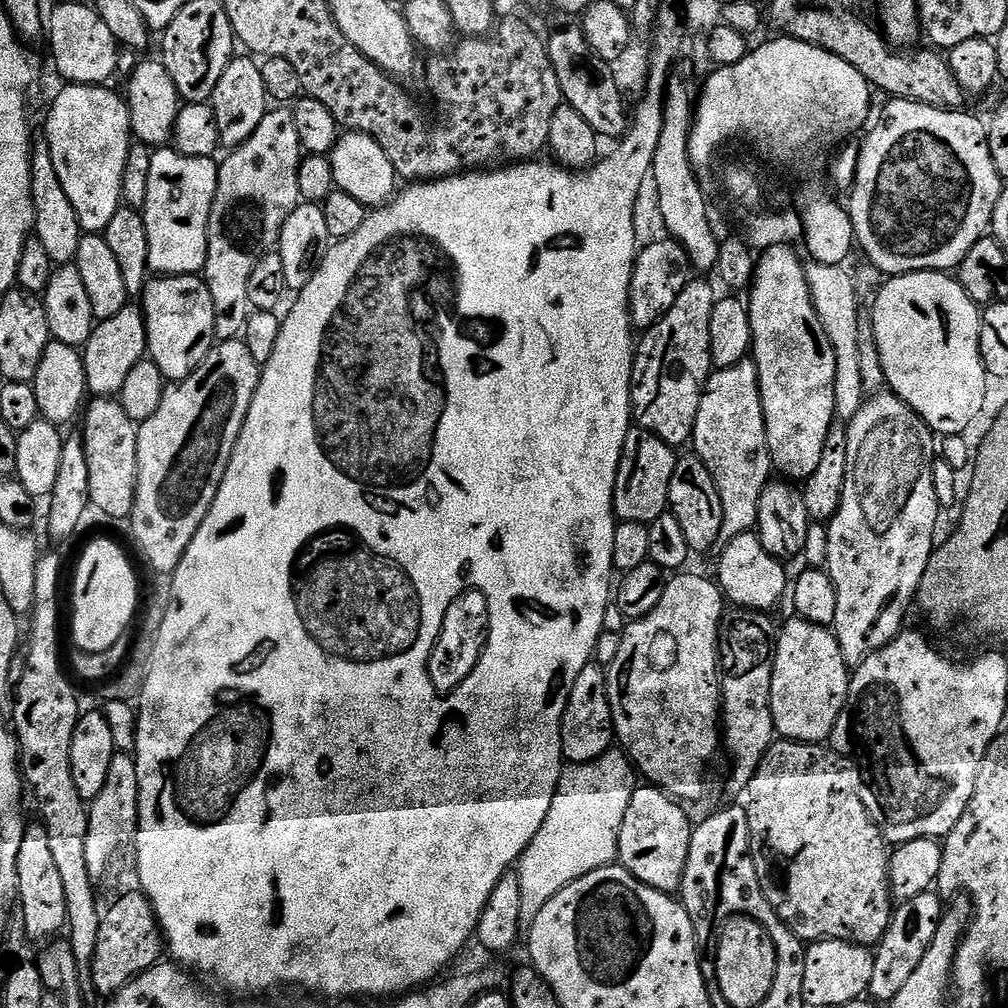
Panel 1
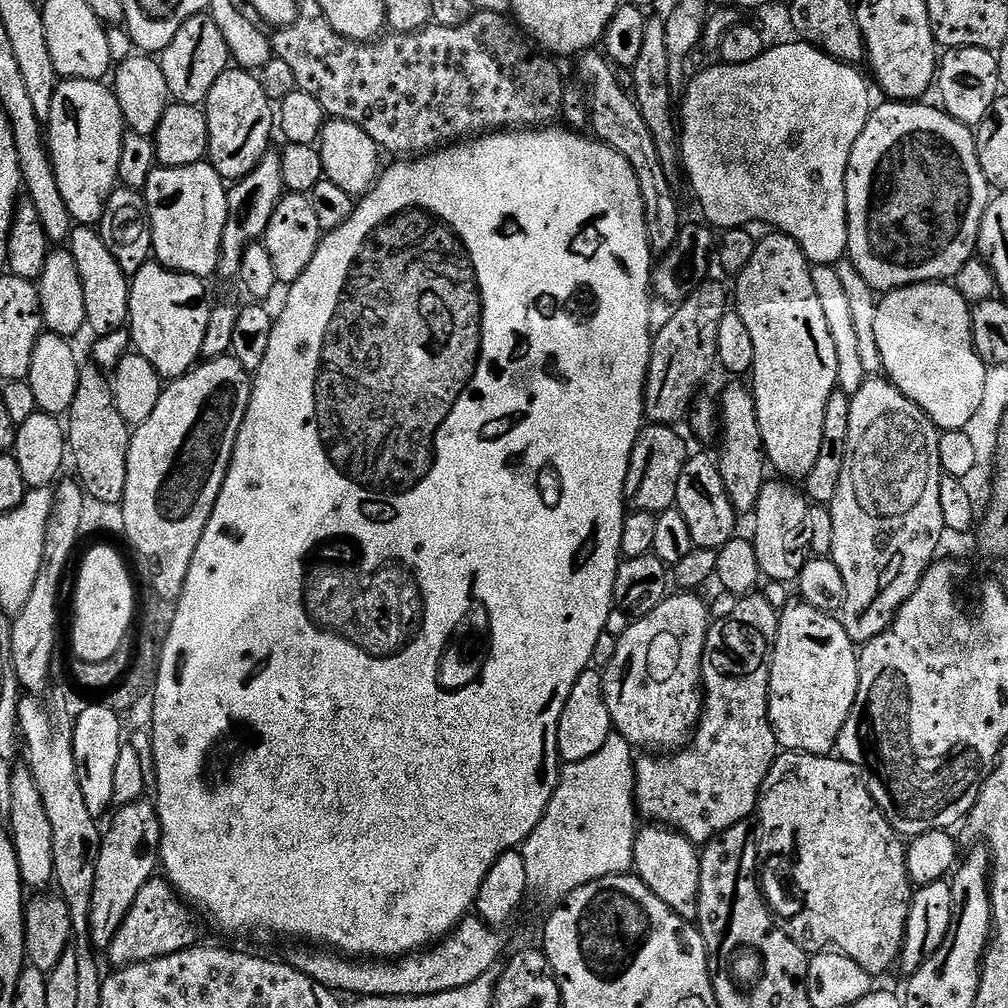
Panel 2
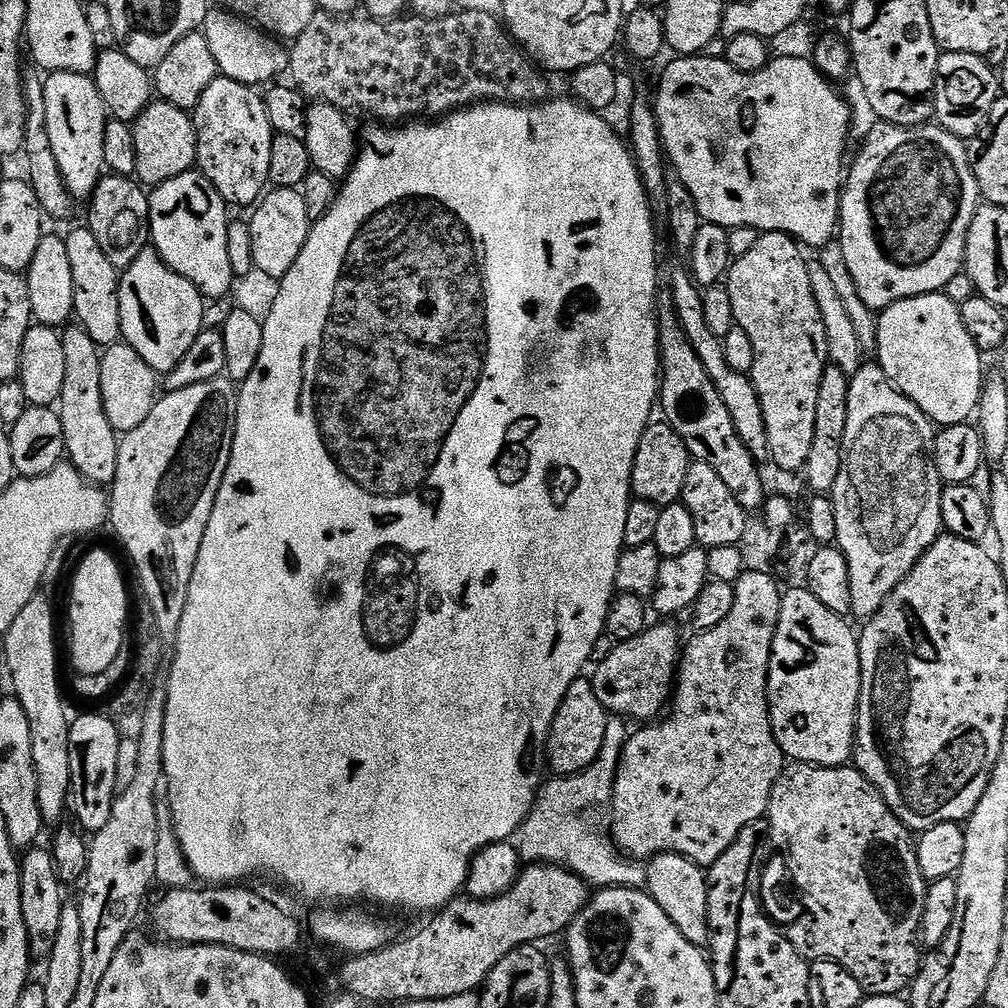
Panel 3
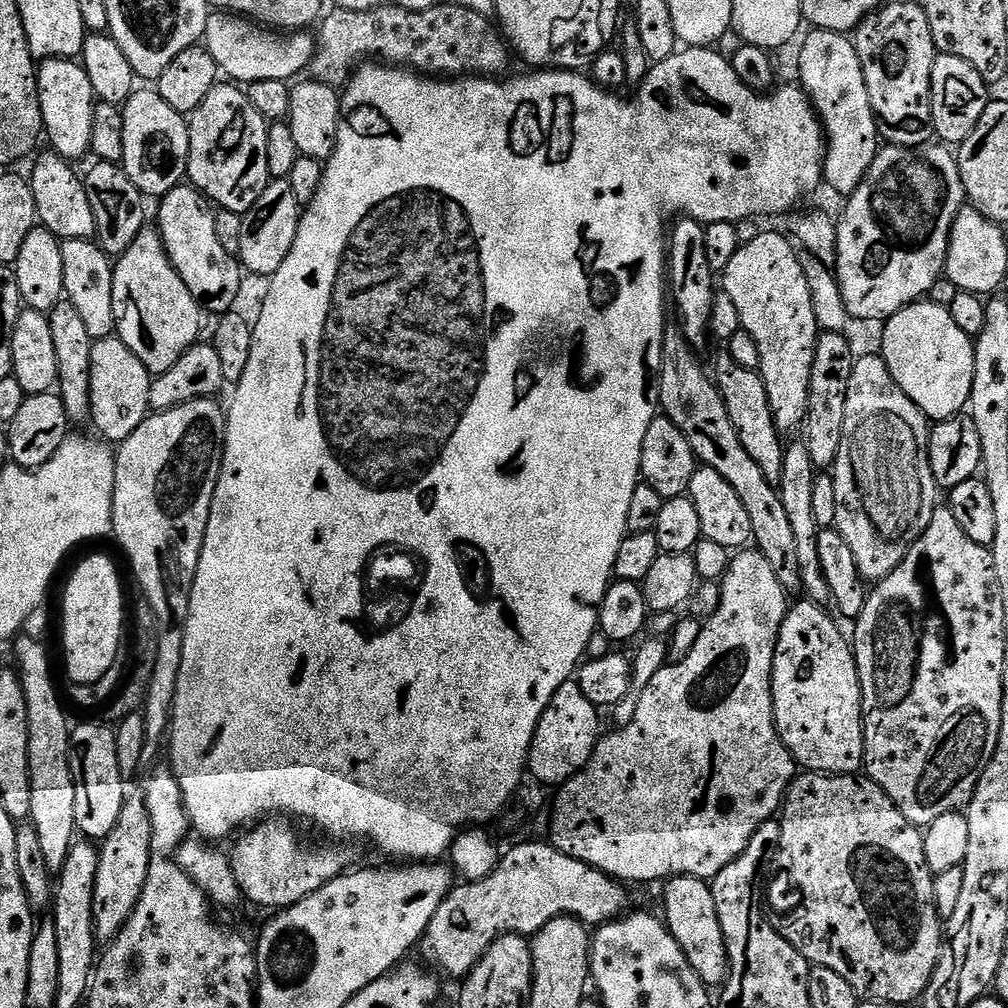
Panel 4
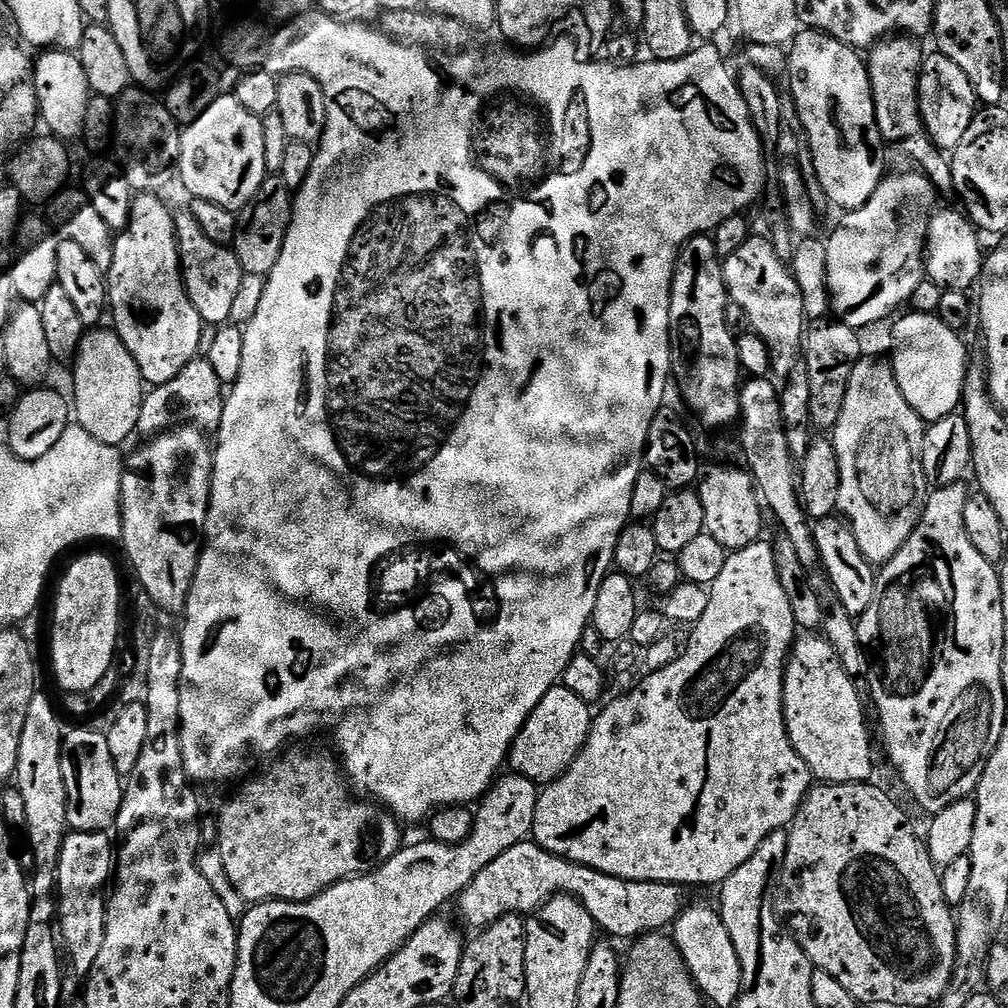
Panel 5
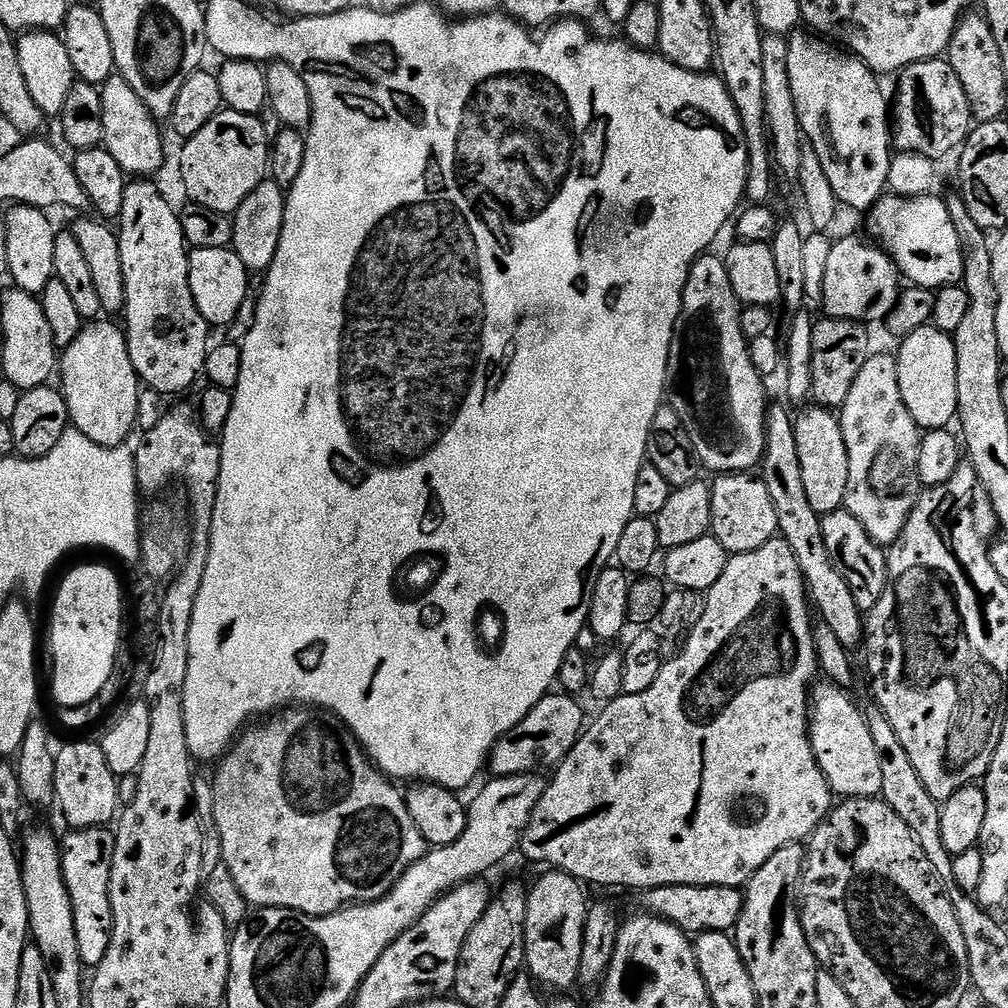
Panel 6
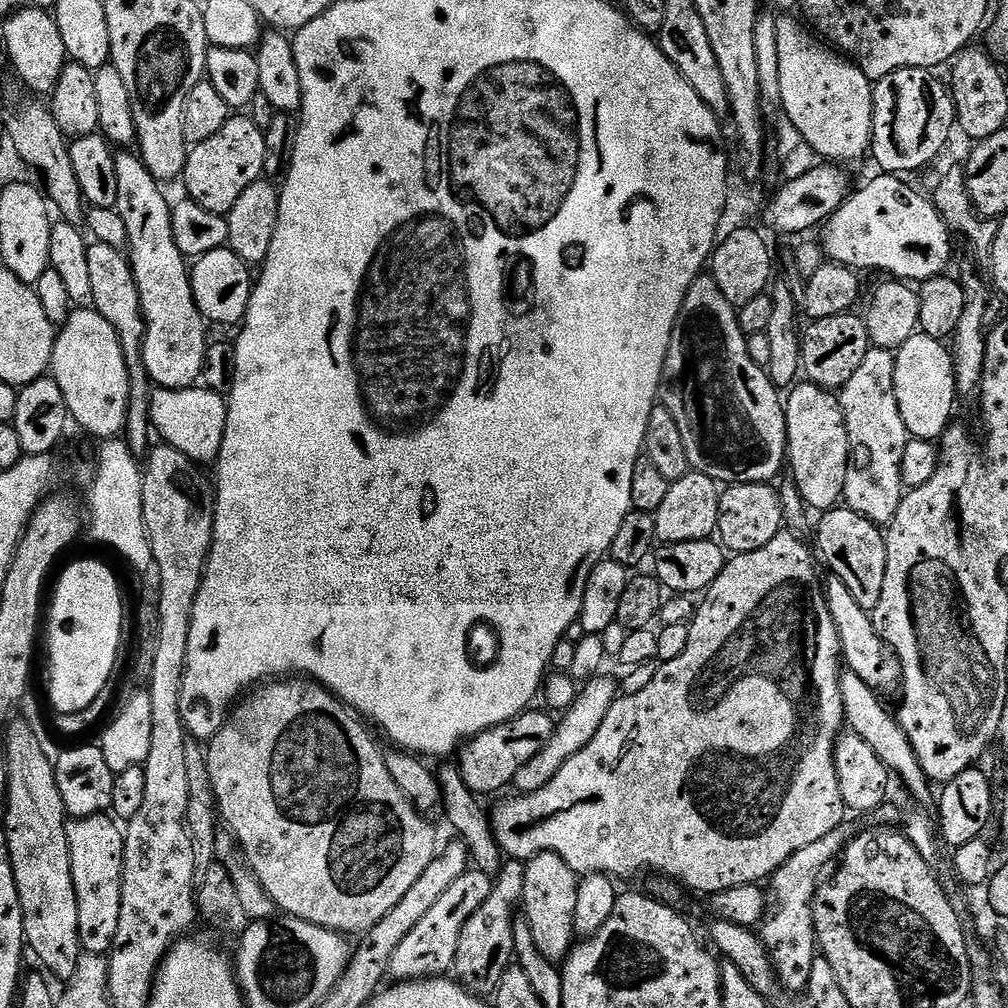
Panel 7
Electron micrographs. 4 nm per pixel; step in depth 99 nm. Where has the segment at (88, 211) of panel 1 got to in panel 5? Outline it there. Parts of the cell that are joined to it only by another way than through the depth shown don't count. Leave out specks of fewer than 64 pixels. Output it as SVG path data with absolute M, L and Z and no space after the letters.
M44 50L35 57L32 81L36 91L39 119L51 135L65 141L79 137L84 128L84 112L88 105L90 89L86 70L82 70L79 55L68 50Z

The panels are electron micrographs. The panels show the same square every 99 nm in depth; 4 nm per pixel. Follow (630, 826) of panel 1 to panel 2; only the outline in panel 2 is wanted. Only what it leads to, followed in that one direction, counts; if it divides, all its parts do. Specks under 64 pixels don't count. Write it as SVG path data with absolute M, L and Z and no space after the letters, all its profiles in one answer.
M644 826L636 833L634 842L635 875L643 884L670 910L677 912L683 920L696 920L696 903L698 902L698 886L700 885L700 852L697 845L691 844L681 832L663 826Z

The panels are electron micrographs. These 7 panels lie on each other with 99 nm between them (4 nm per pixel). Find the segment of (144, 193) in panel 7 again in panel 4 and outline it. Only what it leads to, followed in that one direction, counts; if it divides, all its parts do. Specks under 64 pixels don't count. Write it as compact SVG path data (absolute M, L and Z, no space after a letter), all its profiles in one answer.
M152 226L142 229L138 238L130 242L130 250L115 261L112 273L115 335L134 350L149 372L168 372L184 351L201 339L202 309L190 290L186 290L186 282L182 282L178 270L174 270L159 231Z

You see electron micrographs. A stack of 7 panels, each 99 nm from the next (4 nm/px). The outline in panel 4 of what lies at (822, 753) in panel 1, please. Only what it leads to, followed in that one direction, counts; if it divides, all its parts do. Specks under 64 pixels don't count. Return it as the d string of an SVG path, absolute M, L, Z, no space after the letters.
M805 771L797 775L788 788L783 805L778 813L782 838L780 839L779 863L782 868L792 868L792 880L800 880L800 888L808 892L808 912L800 912L800 920L792 924L792 928L784 928L788 932L788 941L798 954L808 959L809 965L826 966L826 970L834 970L840 977L846 978L850 986L854 986L857 997L861 1001L877 1000L880 1004L912 1004L921 999L938 966L940 950L944 946L946 935L936 903L934 902L934 874L926 862L926 846L924 833L915 824L911 824L898 810L898 806L883 790L864 774L851 776L834 776L823 772Z

